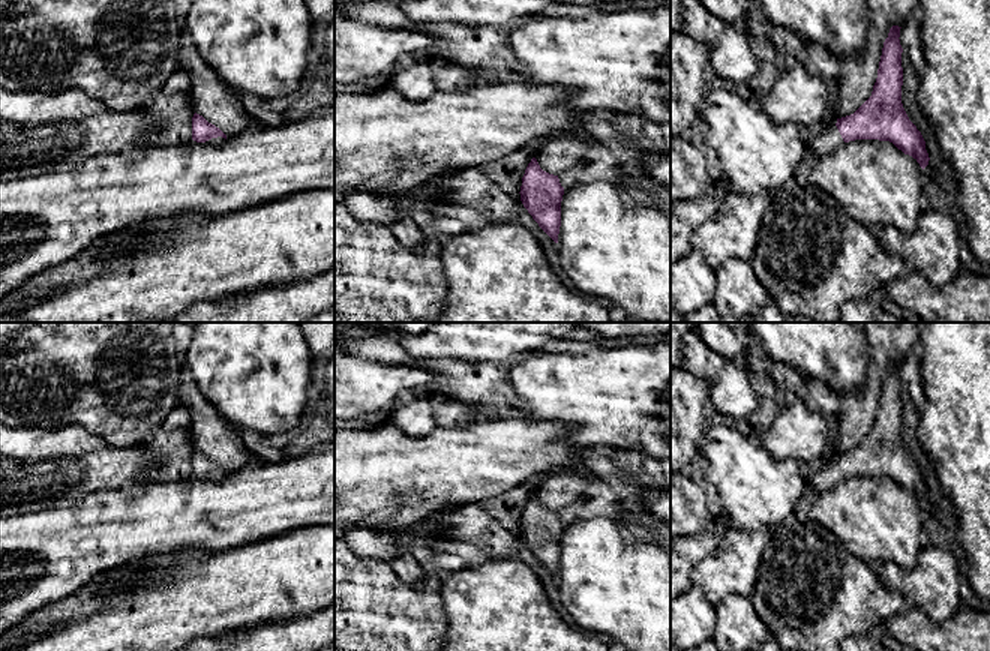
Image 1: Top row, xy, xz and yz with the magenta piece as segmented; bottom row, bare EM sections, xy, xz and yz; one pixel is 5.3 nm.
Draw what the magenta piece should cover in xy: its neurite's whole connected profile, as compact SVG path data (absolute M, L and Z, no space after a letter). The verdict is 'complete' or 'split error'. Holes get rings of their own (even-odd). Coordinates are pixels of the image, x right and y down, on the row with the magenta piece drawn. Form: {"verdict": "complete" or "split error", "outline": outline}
{"verdict": "split error", "outline": "M195 112L192 117L192 140L196 142L219 146L226 140L226 135L219 128L208 123L202 116Z"}

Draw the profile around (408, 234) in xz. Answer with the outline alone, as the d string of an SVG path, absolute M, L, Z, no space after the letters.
M410 218L396 220L390 231L399 240L399 243L414 252L420 252L426 236L418 230L418 226Z

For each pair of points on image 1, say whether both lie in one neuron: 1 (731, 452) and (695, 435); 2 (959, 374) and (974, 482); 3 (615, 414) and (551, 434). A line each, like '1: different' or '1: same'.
1: different
2: same
3: different

